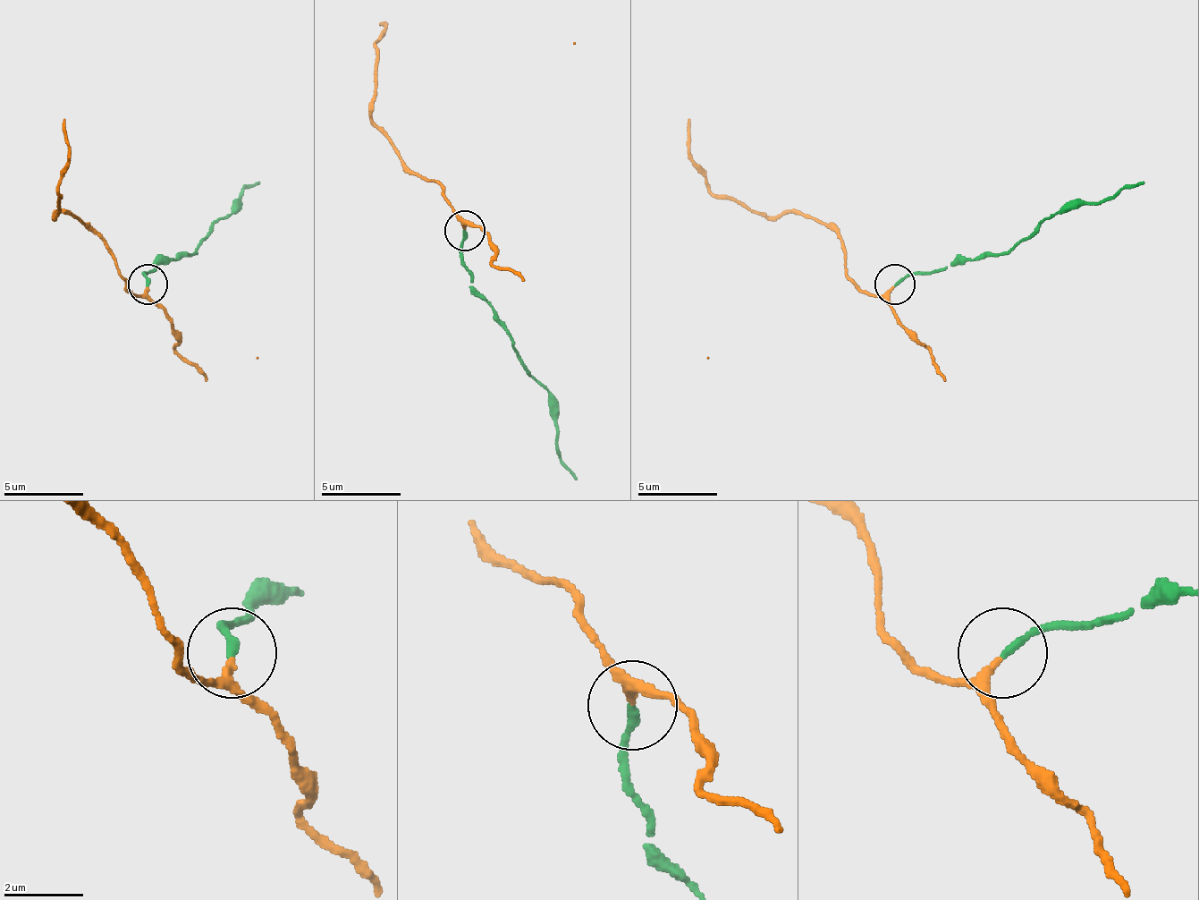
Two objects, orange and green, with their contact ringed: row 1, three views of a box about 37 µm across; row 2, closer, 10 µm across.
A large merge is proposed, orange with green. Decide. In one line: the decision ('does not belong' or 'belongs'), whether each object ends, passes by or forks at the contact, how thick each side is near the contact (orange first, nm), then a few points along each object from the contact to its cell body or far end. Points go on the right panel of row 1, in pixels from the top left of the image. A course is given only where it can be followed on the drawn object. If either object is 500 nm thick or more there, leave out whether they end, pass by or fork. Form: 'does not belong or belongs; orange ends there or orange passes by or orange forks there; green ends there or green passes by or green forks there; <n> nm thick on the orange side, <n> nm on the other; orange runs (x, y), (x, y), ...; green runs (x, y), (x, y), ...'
belongs; orange passes by; green ends there; 170 nm thick on the orange side, 200 nm on the other; orange runs (894, 287), (865, 295), (846, 271), (846, 247), (818, 219), (763, 216), (711, 191), (691, 156), (687, 120); green runs (894, 283), (997, 255), (1025, 239), (1057, 211), (1105, 203), (1120, 191), (1144, 183)

